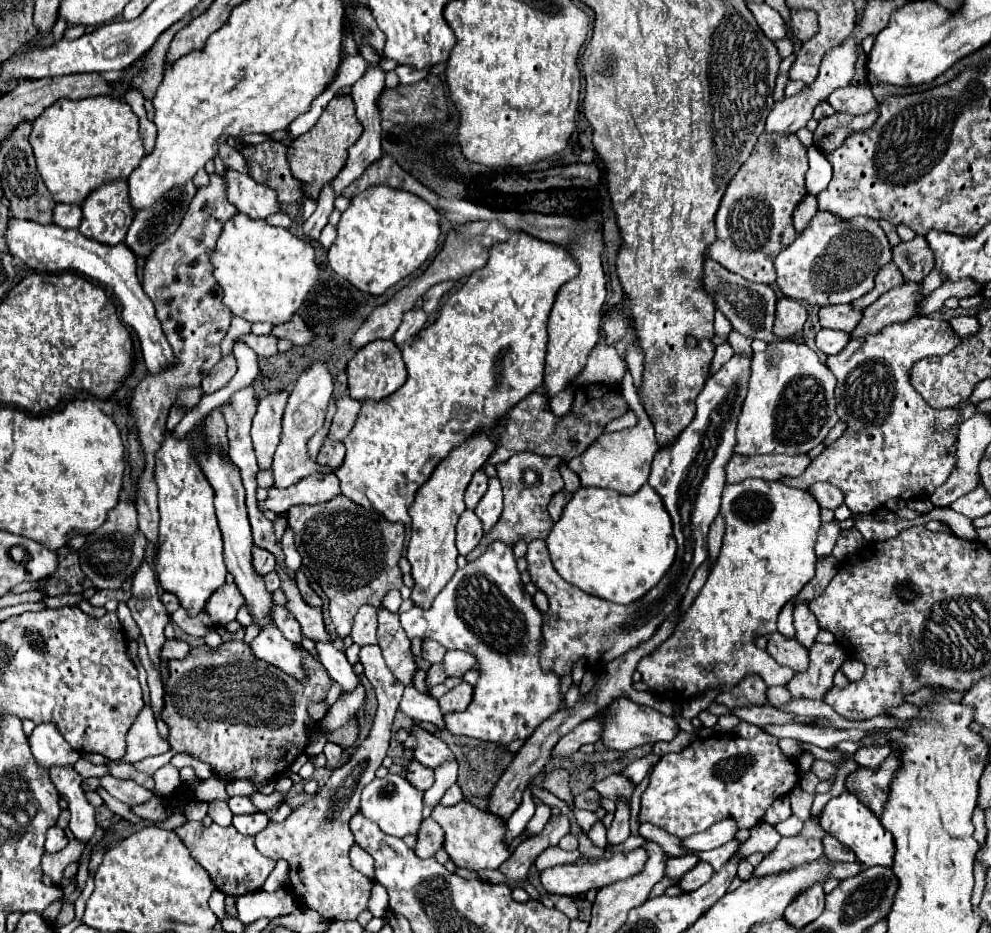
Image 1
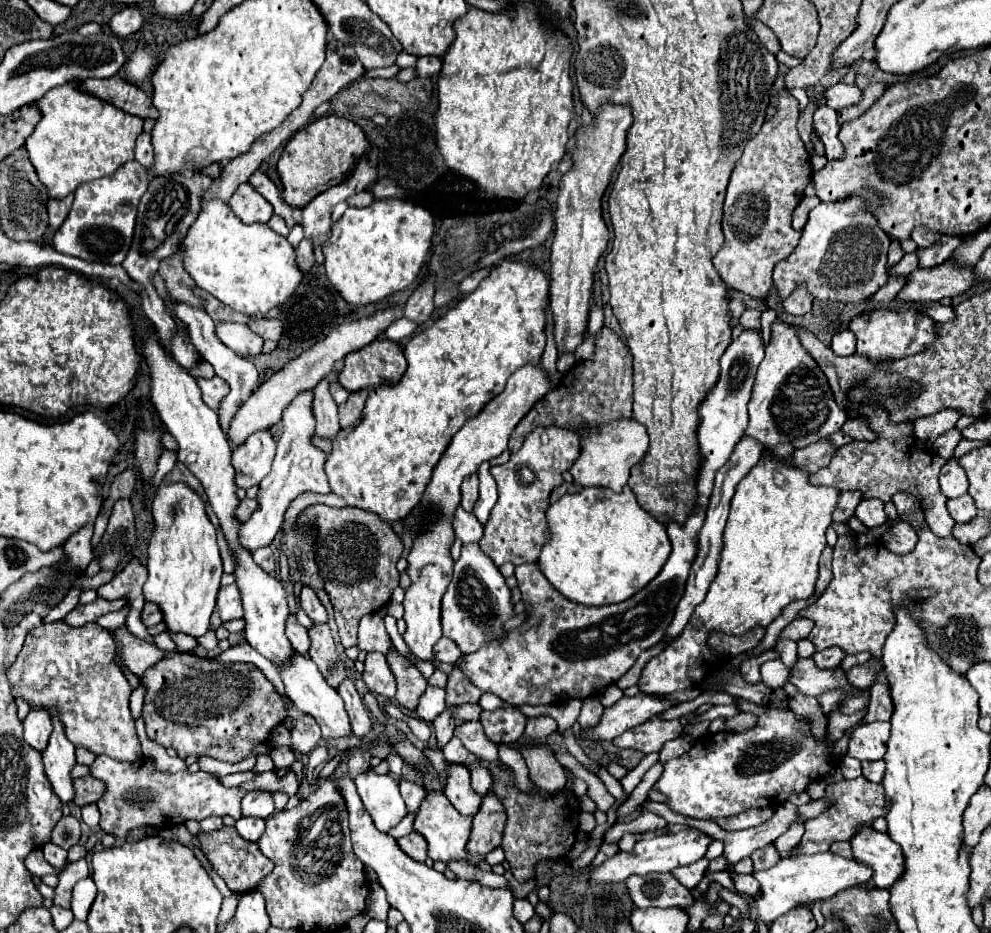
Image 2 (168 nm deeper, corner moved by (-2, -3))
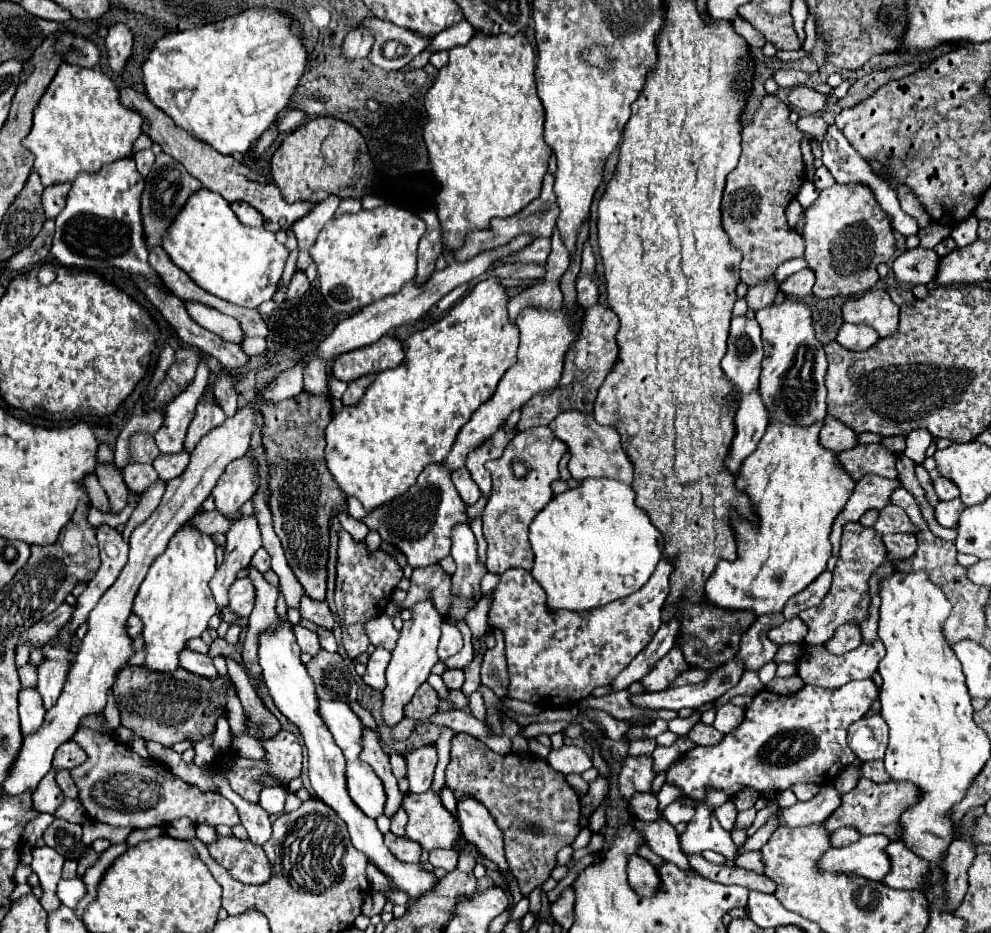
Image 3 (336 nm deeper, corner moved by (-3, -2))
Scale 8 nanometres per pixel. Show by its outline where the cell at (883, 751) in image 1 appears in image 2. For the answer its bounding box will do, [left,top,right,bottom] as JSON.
[863,760,885,782]

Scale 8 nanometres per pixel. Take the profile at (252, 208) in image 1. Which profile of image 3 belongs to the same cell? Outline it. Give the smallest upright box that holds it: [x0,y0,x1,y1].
[232,201,264,227]

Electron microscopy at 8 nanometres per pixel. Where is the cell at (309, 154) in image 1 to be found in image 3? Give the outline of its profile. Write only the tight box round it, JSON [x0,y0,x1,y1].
[270,117,374,203]

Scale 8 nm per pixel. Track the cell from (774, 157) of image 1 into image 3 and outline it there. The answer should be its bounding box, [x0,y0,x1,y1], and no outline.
[722,95,806,287]

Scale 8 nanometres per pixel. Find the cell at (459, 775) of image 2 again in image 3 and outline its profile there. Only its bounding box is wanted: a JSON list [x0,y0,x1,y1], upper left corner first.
[458,797,508,875]

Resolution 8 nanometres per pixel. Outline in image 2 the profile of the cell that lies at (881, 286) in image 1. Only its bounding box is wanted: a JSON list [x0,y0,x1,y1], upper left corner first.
[889,250,919,276]

